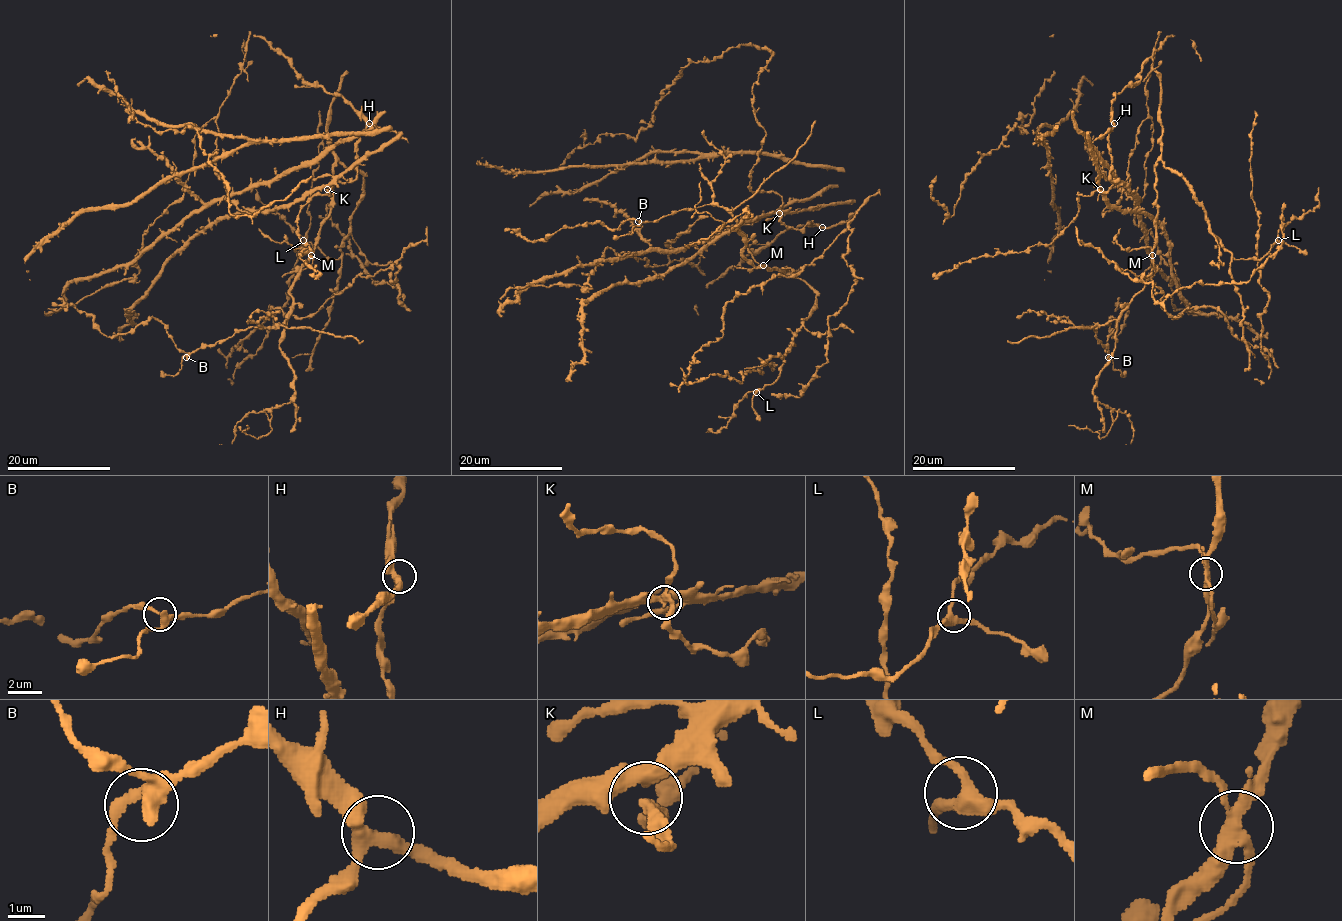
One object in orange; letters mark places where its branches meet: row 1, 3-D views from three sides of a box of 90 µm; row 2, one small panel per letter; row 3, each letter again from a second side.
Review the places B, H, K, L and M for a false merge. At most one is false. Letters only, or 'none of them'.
M

